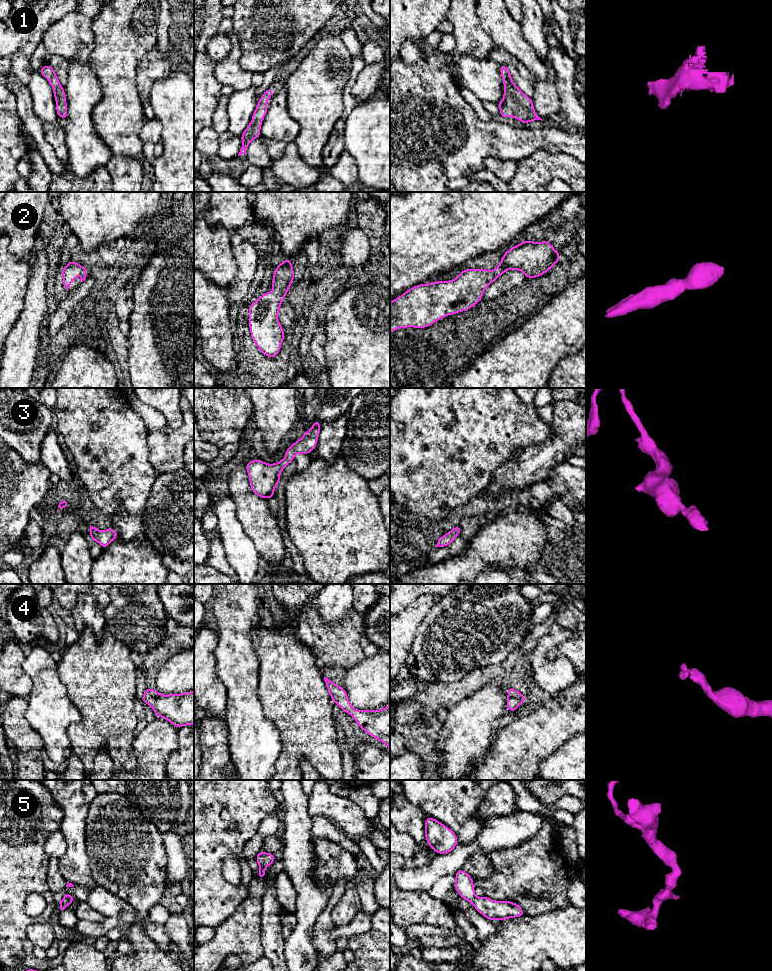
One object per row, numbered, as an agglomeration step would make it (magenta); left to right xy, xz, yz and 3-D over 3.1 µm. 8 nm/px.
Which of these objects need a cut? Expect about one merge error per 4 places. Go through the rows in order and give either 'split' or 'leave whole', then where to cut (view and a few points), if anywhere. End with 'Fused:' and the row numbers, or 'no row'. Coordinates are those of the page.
1: leave whole; cut none
2: leave whole; cut none
3: leave whole; cut none
4: leave whole; cut none
5: leave whole; cut none
Fused: no row

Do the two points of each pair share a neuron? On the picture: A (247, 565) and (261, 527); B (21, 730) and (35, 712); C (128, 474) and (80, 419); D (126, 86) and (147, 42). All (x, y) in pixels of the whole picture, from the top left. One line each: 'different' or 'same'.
A: different
B: different
C: same
D: same

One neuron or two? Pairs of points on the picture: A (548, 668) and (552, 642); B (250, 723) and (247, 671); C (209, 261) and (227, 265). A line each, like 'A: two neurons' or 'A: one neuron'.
A: one neuron
B: one neuron
C: one neuron

